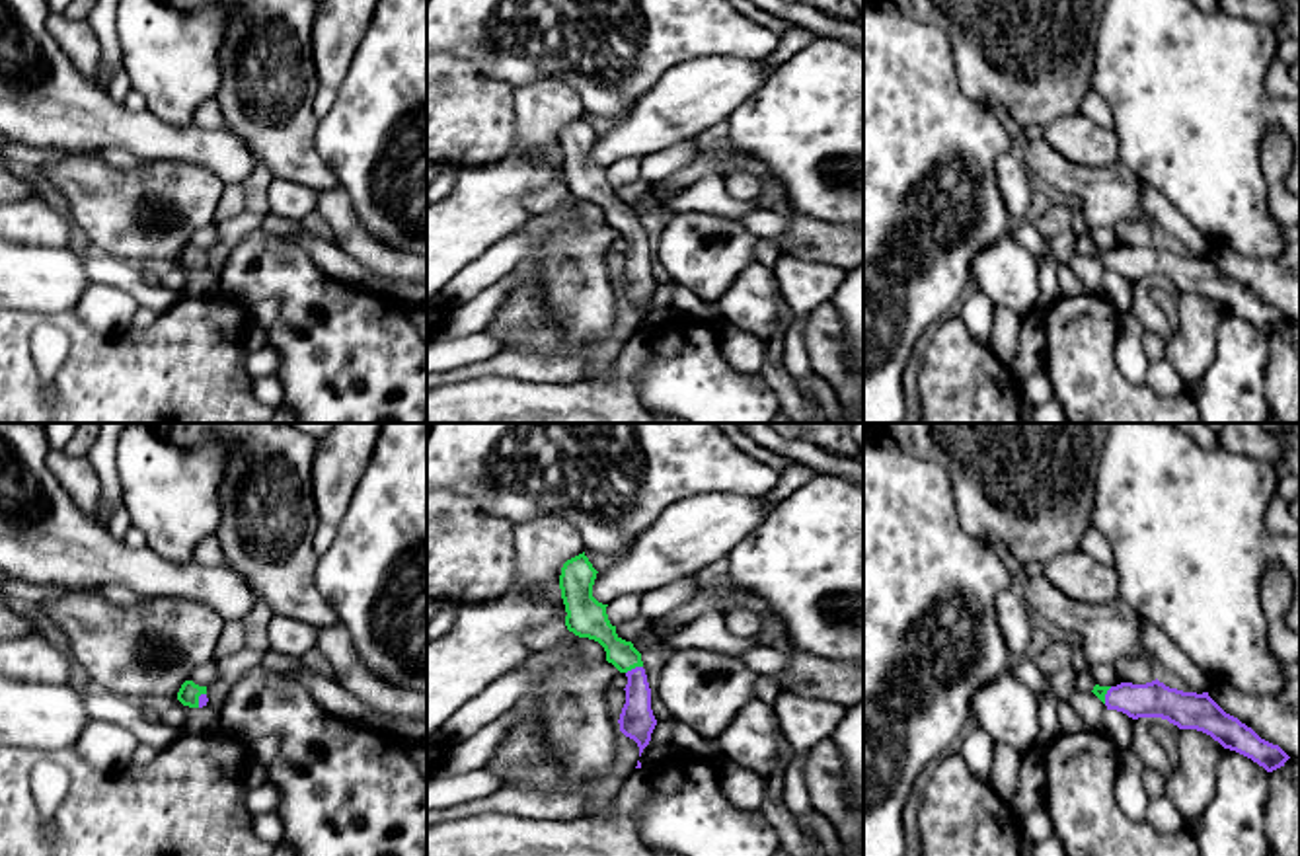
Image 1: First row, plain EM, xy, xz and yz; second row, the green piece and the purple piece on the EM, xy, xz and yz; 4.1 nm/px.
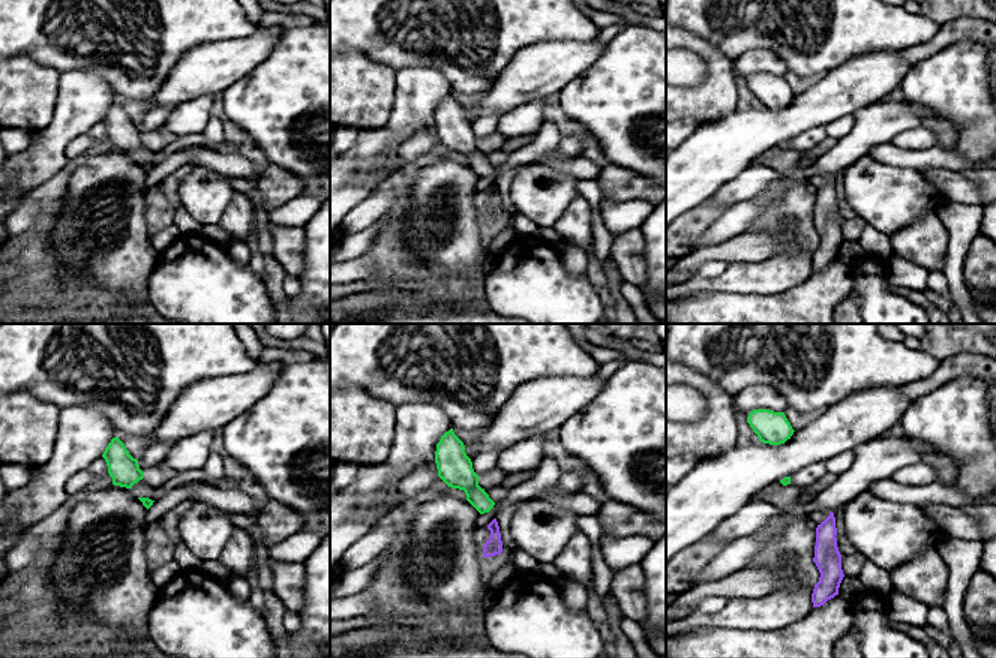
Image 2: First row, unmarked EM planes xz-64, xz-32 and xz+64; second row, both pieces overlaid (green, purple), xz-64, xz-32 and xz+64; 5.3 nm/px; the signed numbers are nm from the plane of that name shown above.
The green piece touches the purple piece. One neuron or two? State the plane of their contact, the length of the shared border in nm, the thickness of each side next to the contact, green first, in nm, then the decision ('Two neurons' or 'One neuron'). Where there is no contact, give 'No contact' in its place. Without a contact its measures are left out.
Touches green in xz. Shared border 80 nm. Thickness 130 nm (green) against 140 nm. One neuron

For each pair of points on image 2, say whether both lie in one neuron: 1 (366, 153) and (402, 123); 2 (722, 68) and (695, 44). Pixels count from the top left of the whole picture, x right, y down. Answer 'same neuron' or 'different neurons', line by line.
1: different neurons
2: same neuron

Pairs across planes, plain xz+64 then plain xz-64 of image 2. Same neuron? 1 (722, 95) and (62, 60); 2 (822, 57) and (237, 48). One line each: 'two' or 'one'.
1: two
2: two

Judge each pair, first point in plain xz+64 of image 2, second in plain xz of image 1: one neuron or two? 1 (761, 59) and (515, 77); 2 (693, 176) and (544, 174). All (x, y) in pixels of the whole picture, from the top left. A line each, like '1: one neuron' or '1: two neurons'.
1: two neurons
2: one neuron

